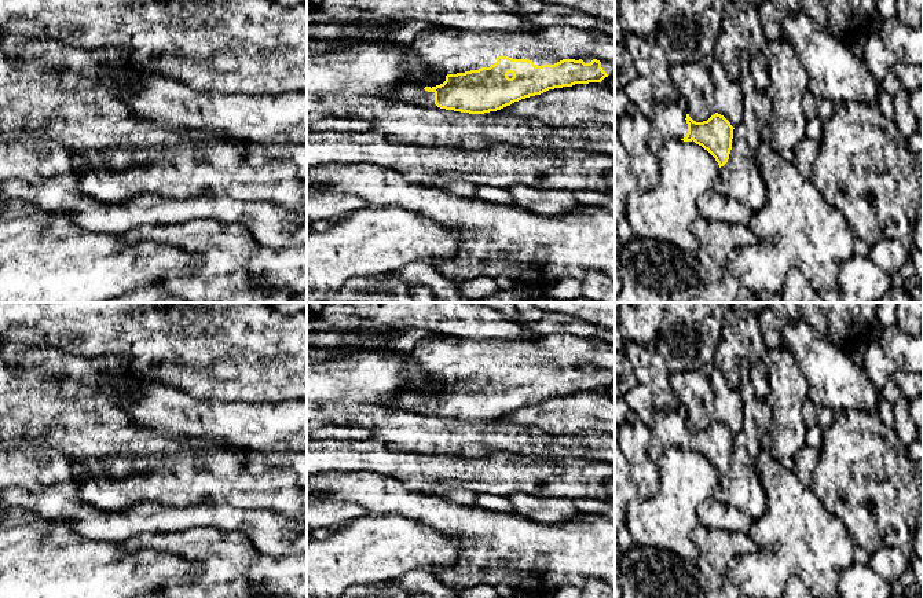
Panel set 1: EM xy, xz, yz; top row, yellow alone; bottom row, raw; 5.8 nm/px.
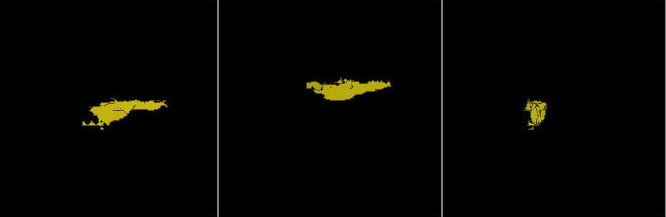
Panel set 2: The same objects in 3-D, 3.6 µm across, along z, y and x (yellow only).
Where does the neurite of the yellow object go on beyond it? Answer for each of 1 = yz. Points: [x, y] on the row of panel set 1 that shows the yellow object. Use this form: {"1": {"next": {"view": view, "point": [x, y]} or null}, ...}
{"1": {"next": {"view": "yz", "point": [669, 121]}}}

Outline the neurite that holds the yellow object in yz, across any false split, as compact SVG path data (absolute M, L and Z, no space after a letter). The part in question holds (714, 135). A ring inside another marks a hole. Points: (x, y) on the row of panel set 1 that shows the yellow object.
M678 96L671 103L656 102L651 122L648 147L653 154L670 139L681 139L702 146L715 158L719 168L729 159L735 128L718 113L707 121L696 122L689 117L684 99Z

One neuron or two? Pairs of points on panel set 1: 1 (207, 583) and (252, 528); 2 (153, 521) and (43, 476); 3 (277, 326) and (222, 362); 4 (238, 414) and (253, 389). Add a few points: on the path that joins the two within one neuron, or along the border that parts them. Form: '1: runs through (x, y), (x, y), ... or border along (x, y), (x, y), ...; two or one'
1: border along (215, 527), (223, 531), (242, 532), (259, 553); two
2: runs through (118, 523), (91, 523), (51, 495); one
3: runs through (263, 326), (255, 329), (235, 348); one
4: border along (215, 399), (257, 402); two

